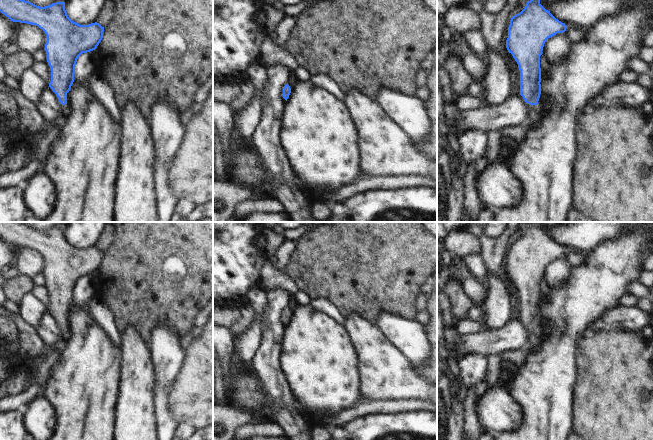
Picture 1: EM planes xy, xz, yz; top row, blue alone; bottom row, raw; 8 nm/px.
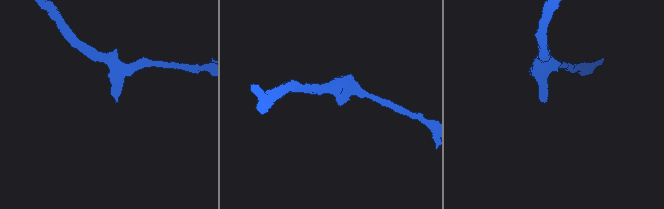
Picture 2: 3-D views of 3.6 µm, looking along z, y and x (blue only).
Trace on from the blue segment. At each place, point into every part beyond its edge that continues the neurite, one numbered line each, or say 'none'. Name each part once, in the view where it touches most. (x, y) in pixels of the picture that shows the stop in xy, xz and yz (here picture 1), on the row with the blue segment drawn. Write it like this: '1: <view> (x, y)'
1: yz (536, 115)

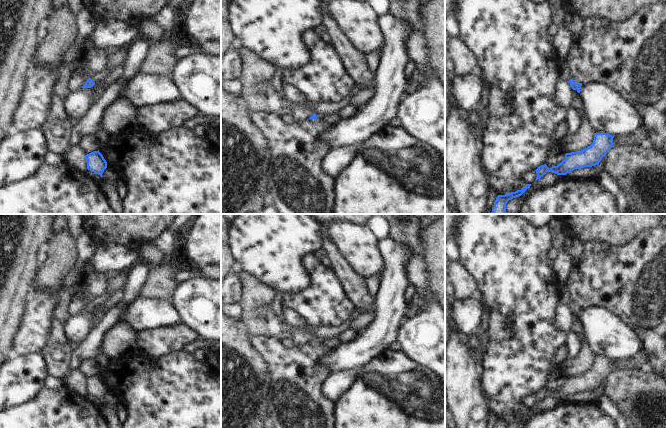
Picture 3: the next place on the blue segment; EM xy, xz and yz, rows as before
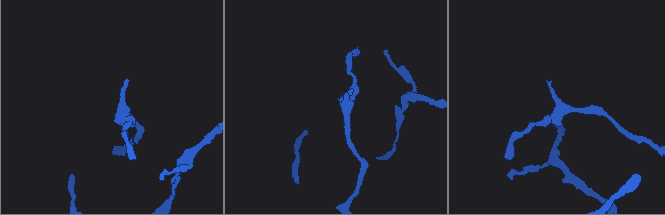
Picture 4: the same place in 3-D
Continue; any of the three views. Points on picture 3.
1: xy (117, 58)

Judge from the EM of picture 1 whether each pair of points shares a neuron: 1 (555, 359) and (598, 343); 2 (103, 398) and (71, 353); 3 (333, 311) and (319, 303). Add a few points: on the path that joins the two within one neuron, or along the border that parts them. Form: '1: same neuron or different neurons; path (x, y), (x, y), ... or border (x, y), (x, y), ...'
1: different neurons; border (579, 337), (575, 342), (575, 376)
2: same neuron; path (97, 387), (93, 375), (82, 364)
3: same neuron; path (330, 309), (322, 304)

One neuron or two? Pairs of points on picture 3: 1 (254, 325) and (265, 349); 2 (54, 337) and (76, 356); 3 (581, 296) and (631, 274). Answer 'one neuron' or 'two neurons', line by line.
1: two neurons
2: two neurons
3: one neuron

